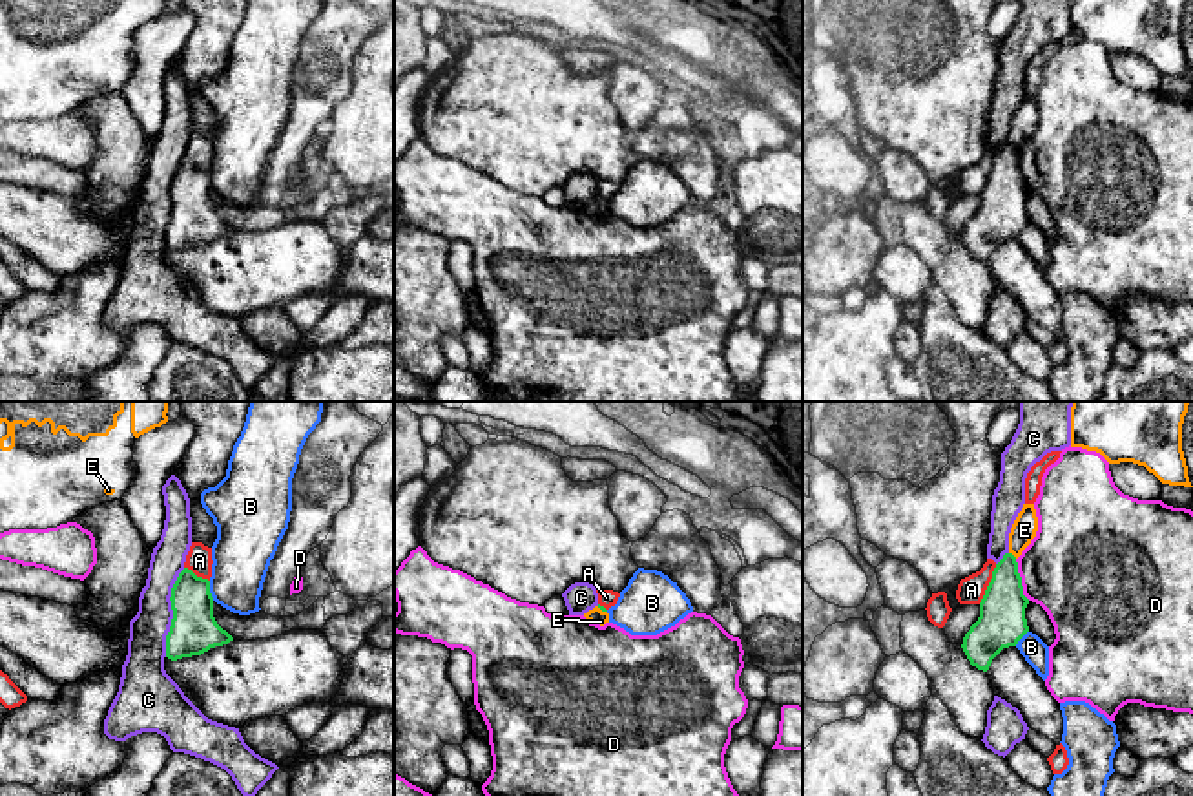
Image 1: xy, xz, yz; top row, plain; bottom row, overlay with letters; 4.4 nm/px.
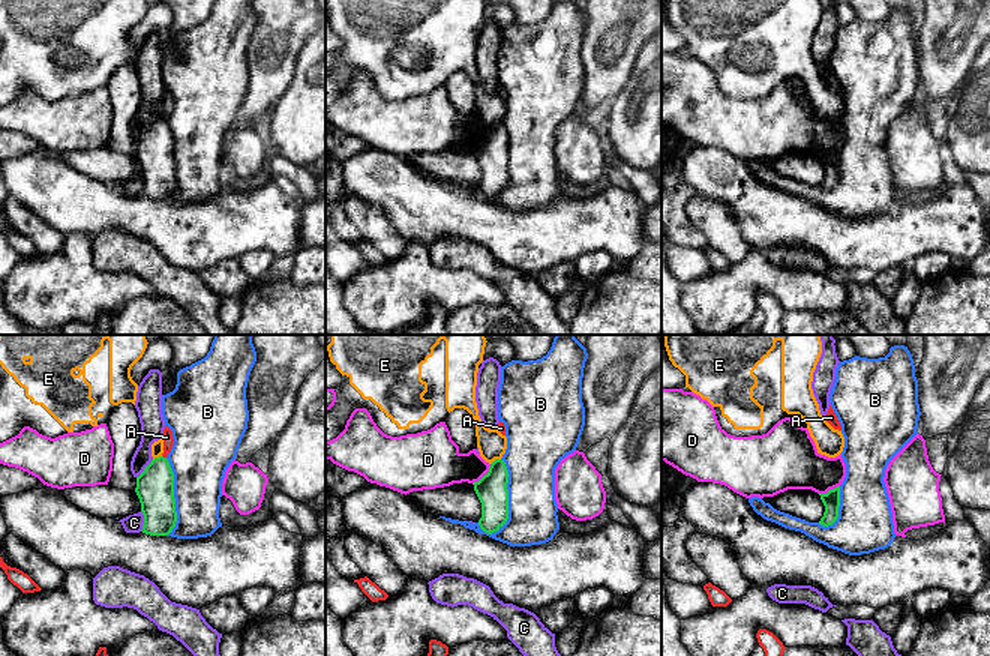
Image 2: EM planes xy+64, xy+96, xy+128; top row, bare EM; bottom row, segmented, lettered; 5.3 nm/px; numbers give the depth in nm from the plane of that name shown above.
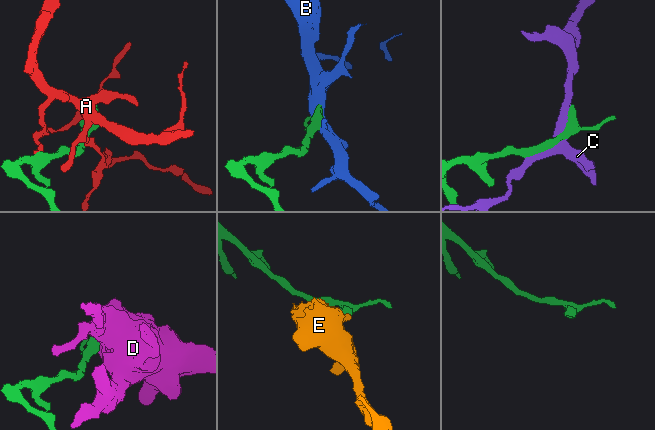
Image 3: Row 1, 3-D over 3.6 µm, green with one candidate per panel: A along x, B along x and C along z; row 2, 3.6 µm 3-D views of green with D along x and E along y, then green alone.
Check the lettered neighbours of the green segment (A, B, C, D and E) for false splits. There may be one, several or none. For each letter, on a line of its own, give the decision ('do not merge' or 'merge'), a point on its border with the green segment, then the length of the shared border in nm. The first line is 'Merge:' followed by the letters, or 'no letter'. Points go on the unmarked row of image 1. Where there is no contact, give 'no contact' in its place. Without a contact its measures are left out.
Merge: no letter
A: do not merge; meets green in yz at (989, 176); contact 190 nm long
B: do not merge; meets green in xy at (208, 181); contact 90 nm long
C: do not merge; meets green in xy at (174, 203); contact 400 nm long
D: do not merge; meets green in yz at (1020, 170); contact 200 nm long
E: do not merge; meets green in yz at (1011, 145); contact 50 nm long

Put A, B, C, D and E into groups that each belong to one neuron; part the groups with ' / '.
A / B / C / D / E

